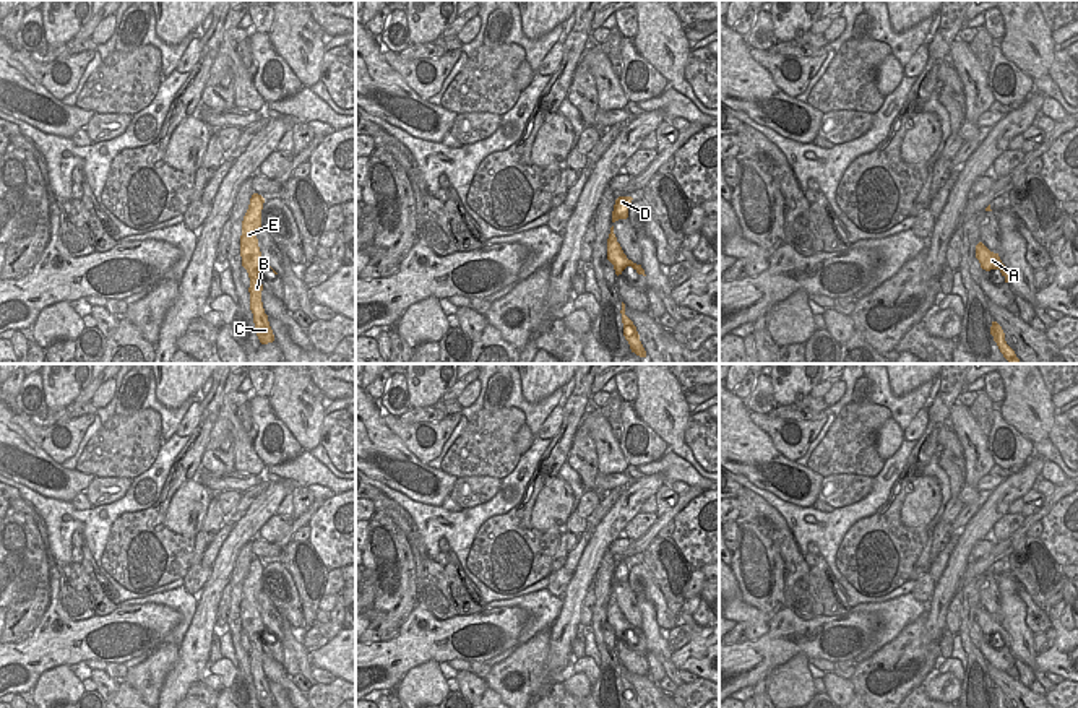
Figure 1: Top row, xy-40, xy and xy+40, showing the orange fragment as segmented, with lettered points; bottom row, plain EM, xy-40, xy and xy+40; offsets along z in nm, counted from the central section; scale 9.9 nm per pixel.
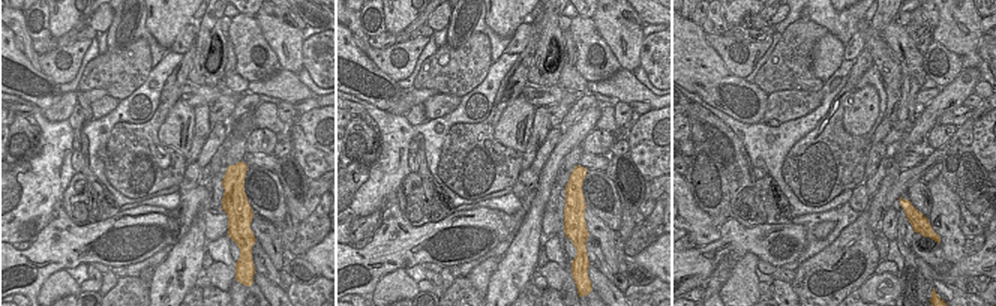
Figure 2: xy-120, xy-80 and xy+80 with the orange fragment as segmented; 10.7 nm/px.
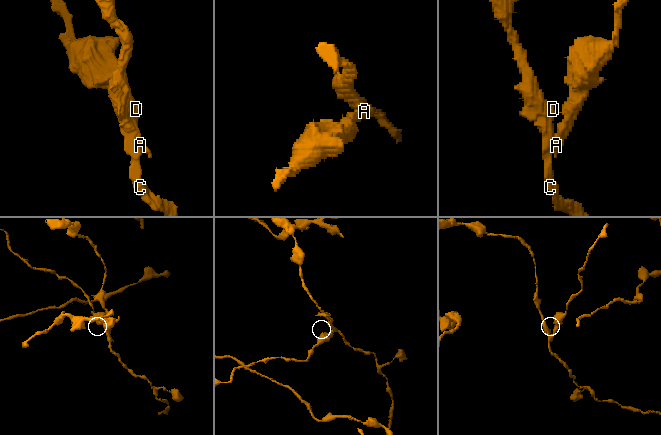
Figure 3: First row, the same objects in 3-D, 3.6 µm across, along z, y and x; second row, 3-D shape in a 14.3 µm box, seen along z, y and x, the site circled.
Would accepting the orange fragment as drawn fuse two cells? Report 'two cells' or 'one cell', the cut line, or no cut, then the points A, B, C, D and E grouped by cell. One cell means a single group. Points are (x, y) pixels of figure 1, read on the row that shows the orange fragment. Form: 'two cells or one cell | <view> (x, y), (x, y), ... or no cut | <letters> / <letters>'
two cells | xy (630, 260), (624, 267) | A / B C D E

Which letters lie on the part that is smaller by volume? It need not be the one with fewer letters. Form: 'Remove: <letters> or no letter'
Remove: A

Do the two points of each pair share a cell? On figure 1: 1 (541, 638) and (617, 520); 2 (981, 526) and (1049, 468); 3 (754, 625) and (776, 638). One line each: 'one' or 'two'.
1: two
2: two
3: two

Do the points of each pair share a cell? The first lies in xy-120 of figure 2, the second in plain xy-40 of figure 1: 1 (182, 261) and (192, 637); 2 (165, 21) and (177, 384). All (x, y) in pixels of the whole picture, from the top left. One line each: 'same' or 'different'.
1: same
2: same

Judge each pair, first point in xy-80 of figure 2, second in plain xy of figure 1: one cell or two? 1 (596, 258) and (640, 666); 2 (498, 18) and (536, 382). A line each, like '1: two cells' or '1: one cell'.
1: two cells
2: one cell

